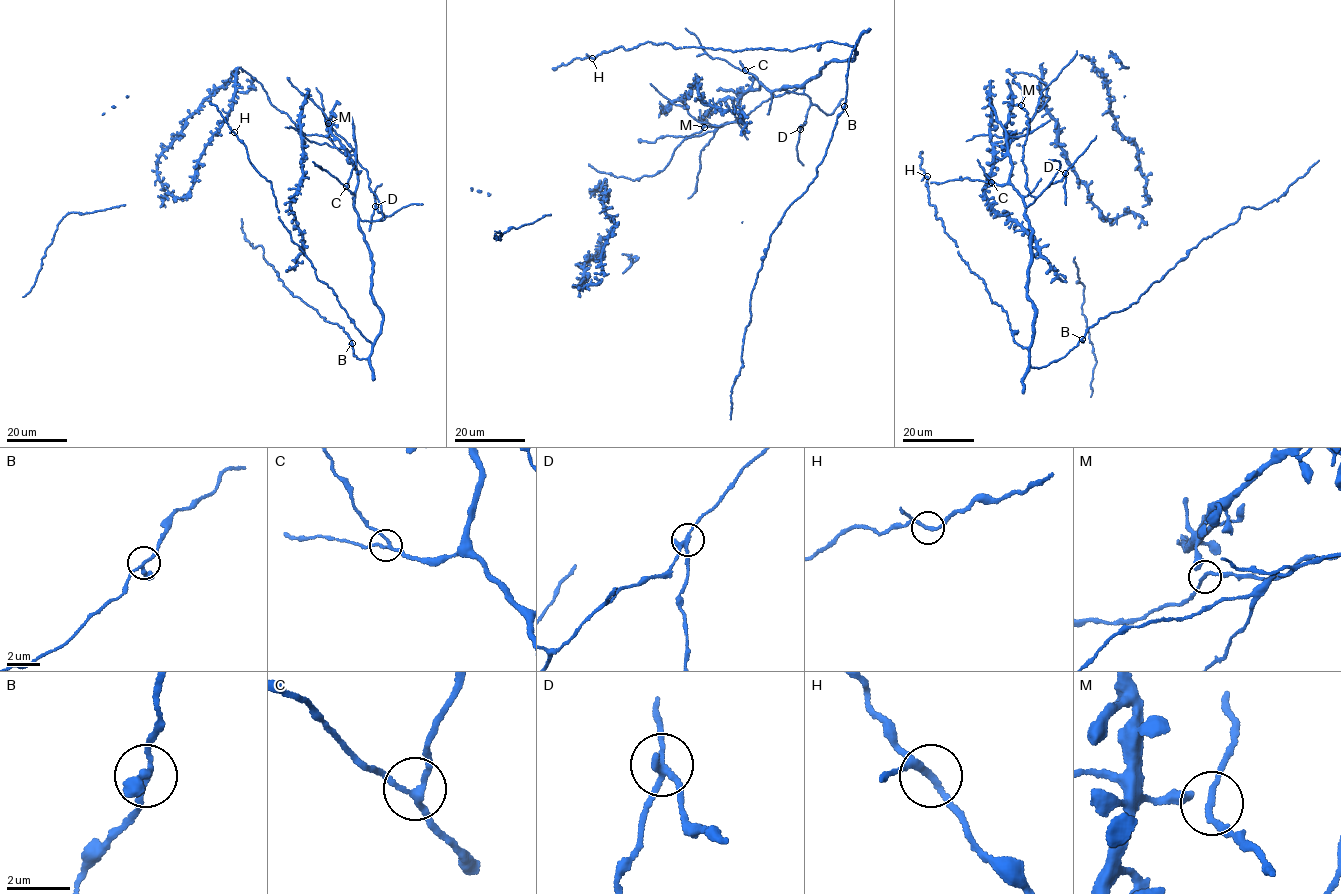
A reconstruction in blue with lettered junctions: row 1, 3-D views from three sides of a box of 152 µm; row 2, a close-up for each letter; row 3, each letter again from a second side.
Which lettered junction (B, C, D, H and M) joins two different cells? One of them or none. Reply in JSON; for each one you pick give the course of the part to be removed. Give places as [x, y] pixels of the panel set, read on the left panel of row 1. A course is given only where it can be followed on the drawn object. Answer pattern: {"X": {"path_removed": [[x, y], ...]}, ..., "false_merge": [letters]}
{"D": {"path_removed": [[375, 206], [369, 230]]}, "false_merge": ["D"]}

